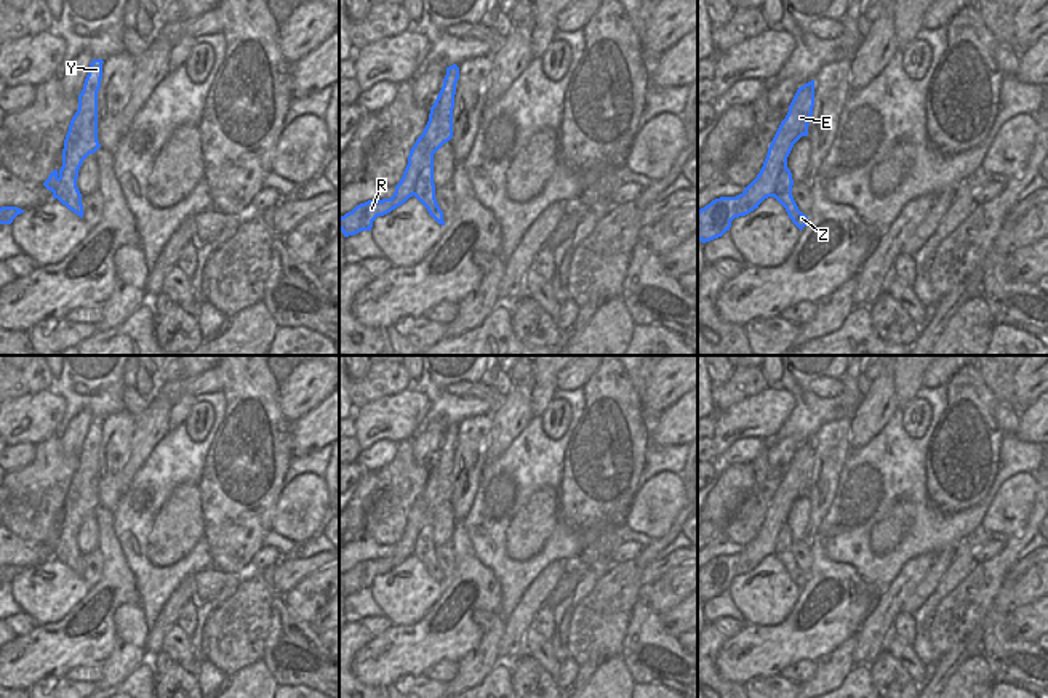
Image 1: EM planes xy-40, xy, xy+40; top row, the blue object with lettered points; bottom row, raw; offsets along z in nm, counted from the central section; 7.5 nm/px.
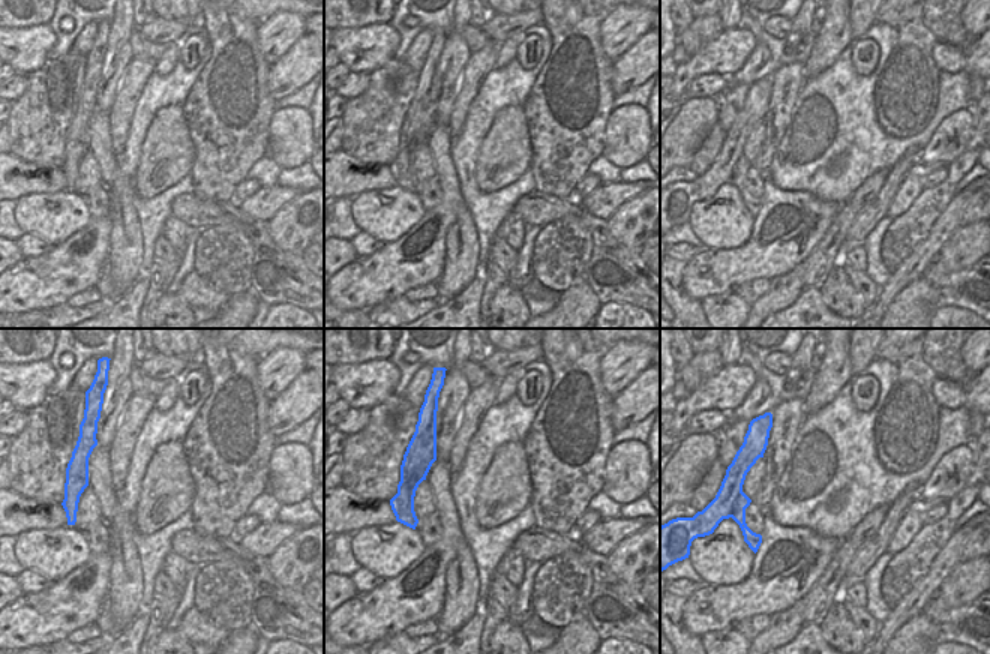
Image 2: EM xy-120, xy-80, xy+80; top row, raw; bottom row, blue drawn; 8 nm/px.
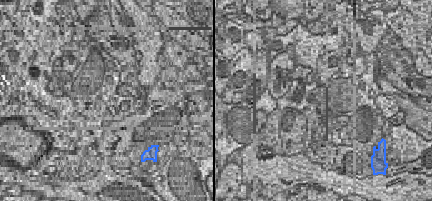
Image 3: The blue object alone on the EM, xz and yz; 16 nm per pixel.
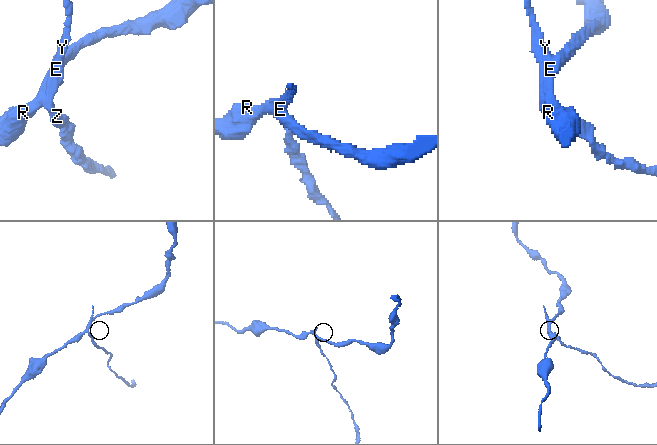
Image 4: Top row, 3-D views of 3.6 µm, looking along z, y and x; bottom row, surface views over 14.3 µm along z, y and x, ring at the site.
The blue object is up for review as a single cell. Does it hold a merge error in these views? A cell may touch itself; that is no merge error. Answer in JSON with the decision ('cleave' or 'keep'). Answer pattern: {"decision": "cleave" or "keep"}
{"decision": "cleave"}

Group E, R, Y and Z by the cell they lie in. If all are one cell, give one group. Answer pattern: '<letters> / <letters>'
E R / Y Z

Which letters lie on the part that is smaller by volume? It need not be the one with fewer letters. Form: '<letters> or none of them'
Y, Z

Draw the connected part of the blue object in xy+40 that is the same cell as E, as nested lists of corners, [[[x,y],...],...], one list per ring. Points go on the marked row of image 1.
[[[800,86],[789,106],[786,118],[781,122],[770,147],[763,166],[757,178],[736,197],[720,197],[698,211],[698,240],[702,243],[722,237],[731,227],[731,221],[746,216],[758,205],[776,195],[776,183],[787,166],[787,157],[794,144],[808,136],[814,107],[814,90]]]

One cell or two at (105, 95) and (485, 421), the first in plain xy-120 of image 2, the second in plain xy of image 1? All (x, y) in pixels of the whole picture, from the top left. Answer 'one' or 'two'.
one

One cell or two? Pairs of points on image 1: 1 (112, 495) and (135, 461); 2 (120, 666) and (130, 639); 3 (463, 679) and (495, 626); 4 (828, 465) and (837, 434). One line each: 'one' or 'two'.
1: two
2: one
3: one
4: one

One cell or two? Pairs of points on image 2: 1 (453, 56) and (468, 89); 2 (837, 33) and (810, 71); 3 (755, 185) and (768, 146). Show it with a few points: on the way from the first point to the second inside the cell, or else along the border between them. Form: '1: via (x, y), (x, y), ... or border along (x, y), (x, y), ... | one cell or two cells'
1: border along (470, 53), (452, 107) | two cells
2: via (830, 42), (818, 62) | one cell
3: border along (752, 165), (764, 174) | two cells

